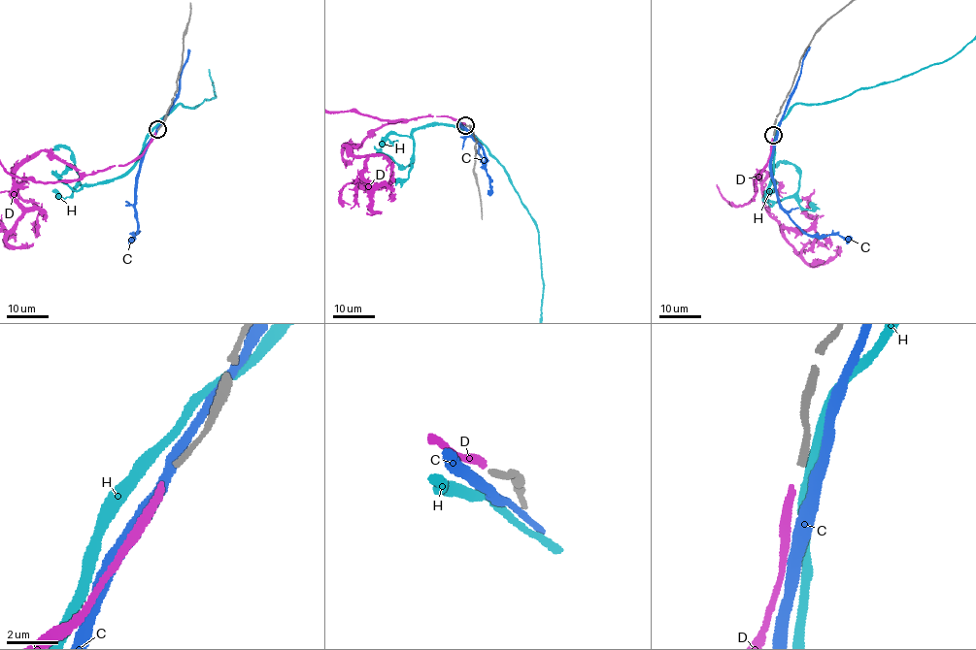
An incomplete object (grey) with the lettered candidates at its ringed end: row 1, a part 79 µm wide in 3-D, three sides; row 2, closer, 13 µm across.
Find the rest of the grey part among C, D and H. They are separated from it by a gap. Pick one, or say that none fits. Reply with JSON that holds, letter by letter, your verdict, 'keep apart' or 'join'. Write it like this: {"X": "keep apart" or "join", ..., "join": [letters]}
{"C": "keep apart", "D": "join", "H": "keep apart", "join": ["D"]}

